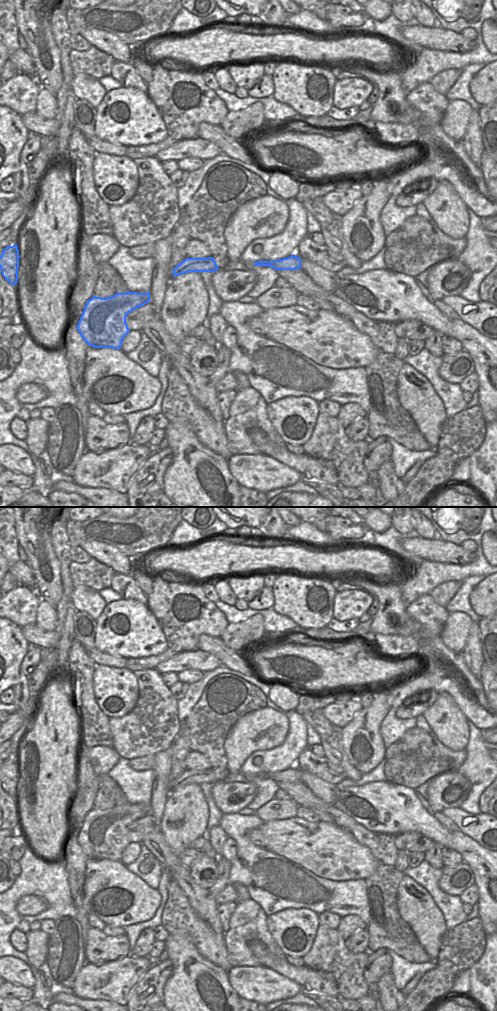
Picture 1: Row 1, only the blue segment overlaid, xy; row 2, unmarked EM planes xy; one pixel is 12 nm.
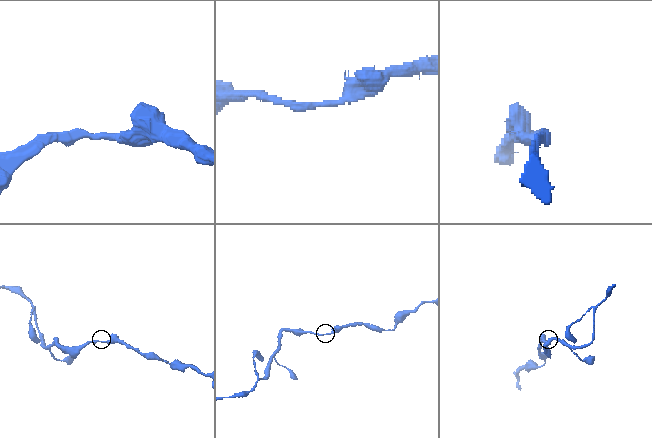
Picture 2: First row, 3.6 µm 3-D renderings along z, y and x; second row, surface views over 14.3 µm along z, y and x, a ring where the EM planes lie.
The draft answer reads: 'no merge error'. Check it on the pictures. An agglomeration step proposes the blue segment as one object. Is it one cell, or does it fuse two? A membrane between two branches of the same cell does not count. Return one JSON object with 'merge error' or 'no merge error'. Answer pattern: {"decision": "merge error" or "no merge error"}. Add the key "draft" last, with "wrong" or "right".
{"decision": "no merge error", "draft": "right"}

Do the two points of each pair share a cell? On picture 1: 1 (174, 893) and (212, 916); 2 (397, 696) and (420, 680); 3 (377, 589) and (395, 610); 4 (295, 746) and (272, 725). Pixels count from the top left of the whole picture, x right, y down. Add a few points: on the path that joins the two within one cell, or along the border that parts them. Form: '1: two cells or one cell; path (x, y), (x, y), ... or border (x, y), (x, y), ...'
1: two cells; border (176, 882), (187, 898), (191, 908), (203, 920)
2: one cell; path (403, 691), (414, 683)
3: one cell; path (383, 592), (392, 601), (392, 604)
4: two cells; border (286, 715), (286, 738), (279, 745), (265, 749)

